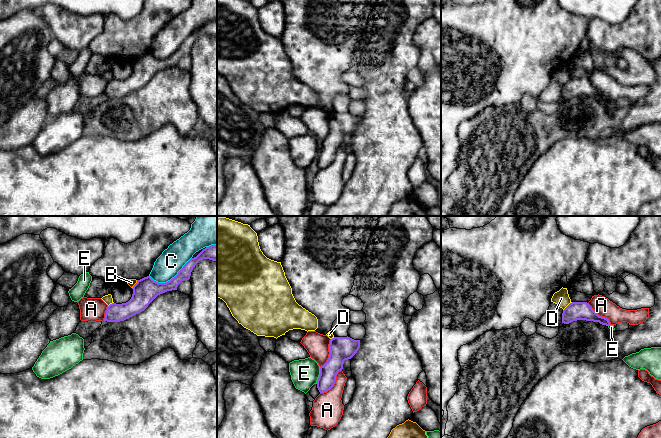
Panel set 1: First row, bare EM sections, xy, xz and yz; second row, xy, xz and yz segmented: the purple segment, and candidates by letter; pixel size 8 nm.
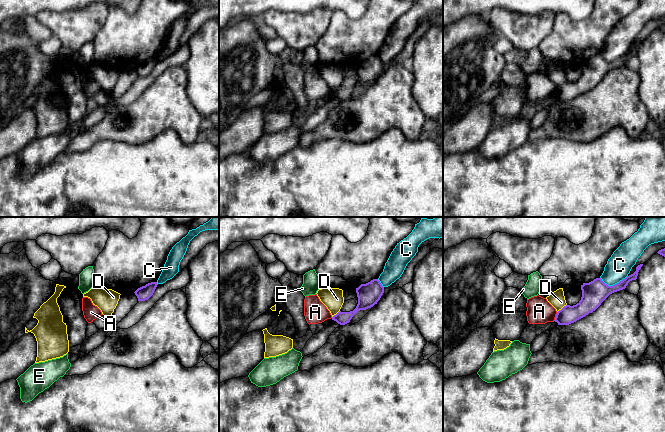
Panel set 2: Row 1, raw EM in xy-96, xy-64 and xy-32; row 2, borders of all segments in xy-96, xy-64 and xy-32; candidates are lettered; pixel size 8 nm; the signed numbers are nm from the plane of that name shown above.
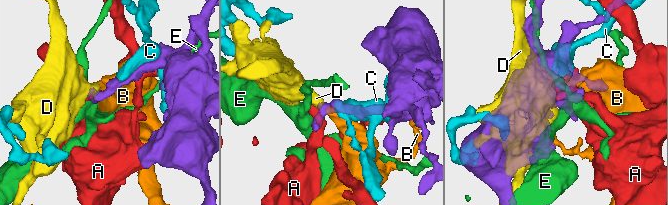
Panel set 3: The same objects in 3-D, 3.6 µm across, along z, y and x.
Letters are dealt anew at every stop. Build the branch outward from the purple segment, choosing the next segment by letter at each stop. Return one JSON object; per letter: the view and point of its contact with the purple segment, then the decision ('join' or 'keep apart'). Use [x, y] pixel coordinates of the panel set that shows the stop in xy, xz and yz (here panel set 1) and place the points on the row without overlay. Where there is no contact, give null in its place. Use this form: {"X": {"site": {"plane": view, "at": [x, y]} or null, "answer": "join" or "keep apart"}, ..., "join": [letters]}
{"A": {"site": {"plane": "xz", "at": [334, 159]}, "answer": "keep apart"}, "B": {"site": {"plane": "xy", "at": [135, 60]}, "answer": "keep apart"}, "C": {"site": {"plane": "xy", "at": [172, 54]}, "answer": "keep apart"}, "D": {"site": {"plane": "yz", "at": [567, 82]}, "answer": "keep apart"}, "E": {"site": {"plane": "xz", "at": [319, 151]}, "answer": "keep apart"}, "join": []}

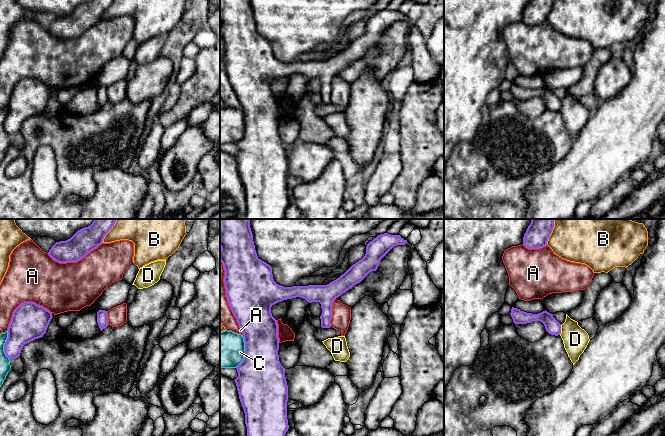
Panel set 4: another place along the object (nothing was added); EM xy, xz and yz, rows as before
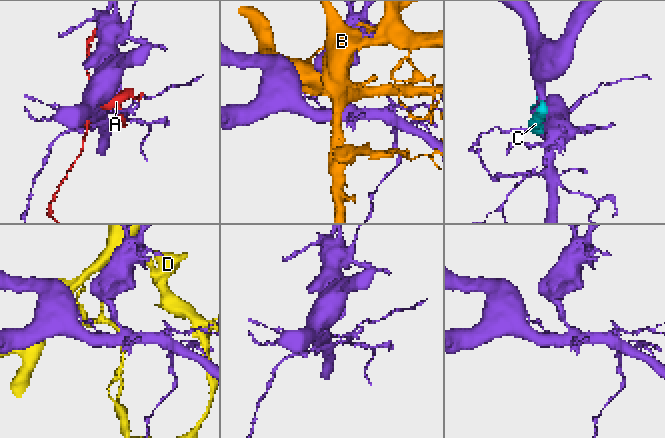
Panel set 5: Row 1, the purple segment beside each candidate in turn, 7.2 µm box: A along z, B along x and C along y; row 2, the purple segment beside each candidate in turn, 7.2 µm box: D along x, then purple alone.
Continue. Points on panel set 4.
{"A": {"site": {"plane": "xy", "at": [22, 79]}, "answer": "keep apart"}, "B": {"site": {"plane": "yz", "at": [550, 10]}, "answer": "keep apart"}, "C": {"site": {"plane": "xz", "at": [245, 127]}, "answer": "keep apart"}, "D": {"site": {"plane": "yz", "at": [560, 105]}, "answer": "keep apart"}, "join": []}

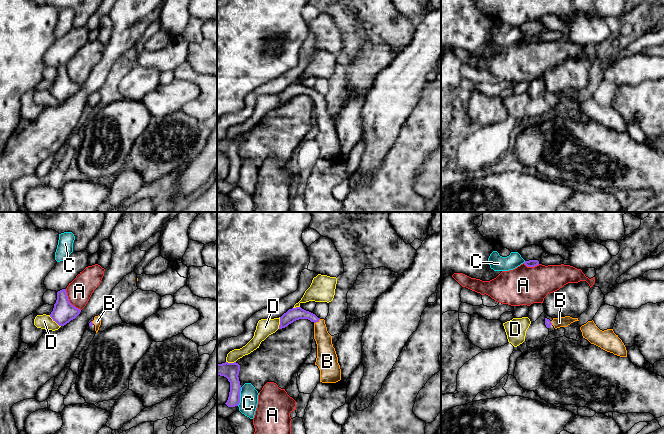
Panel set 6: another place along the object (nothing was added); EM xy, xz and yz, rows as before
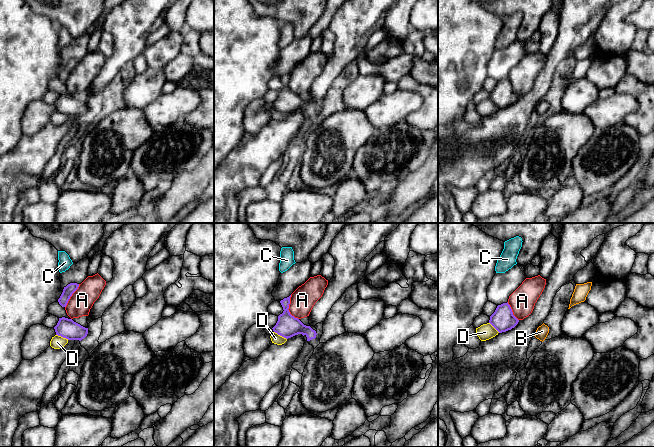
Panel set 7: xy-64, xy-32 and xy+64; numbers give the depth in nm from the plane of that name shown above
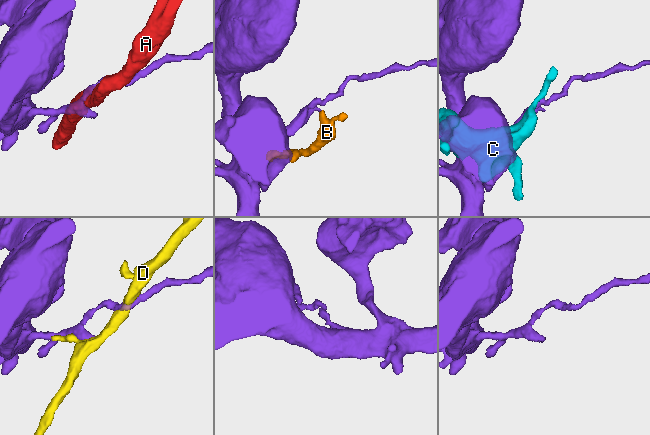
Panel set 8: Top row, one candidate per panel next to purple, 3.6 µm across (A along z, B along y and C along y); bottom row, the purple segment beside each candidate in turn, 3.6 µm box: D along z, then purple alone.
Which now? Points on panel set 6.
{"A": {"site": {"plane": "xy", "at": [68, 77]}, "answer": "keep apart"}, "B": {"site": {"plane": "xz", "at": [317, 97]}, "answer": "join"}, "C": {"site": {"plane": "xz", "at": [239, 172]}, "answer": "keep apart"}, "D": {"site": {"plane": "xy", "at": [55, 97]}, "answer": "keep apart"}, "join": ["B"]}

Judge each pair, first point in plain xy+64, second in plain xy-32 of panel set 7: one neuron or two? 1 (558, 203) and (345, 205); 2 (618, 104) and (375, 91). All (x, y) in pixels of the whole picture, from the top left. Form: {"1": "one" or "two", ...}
{"1": "one", "2": "two"}

